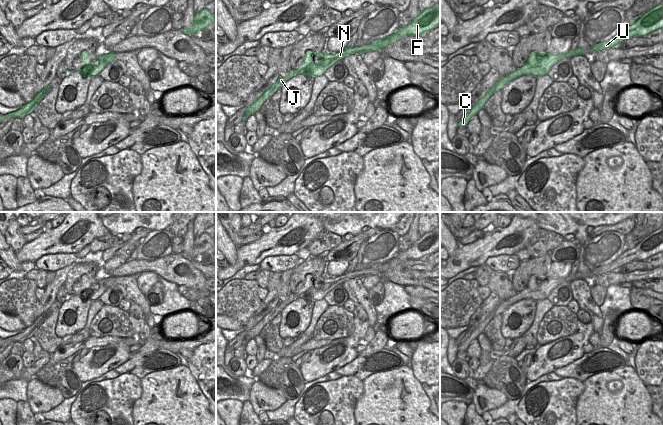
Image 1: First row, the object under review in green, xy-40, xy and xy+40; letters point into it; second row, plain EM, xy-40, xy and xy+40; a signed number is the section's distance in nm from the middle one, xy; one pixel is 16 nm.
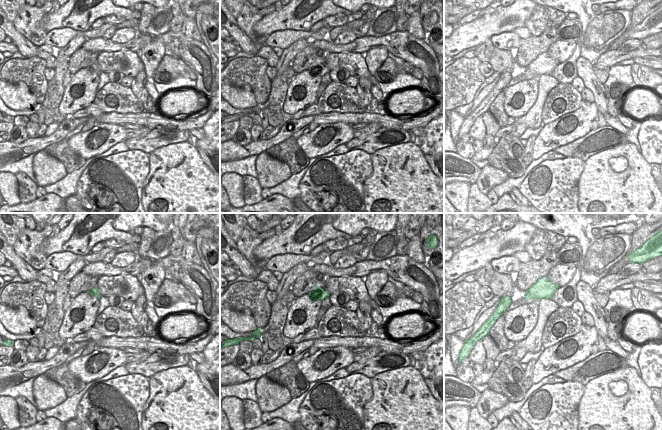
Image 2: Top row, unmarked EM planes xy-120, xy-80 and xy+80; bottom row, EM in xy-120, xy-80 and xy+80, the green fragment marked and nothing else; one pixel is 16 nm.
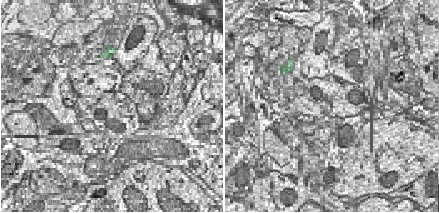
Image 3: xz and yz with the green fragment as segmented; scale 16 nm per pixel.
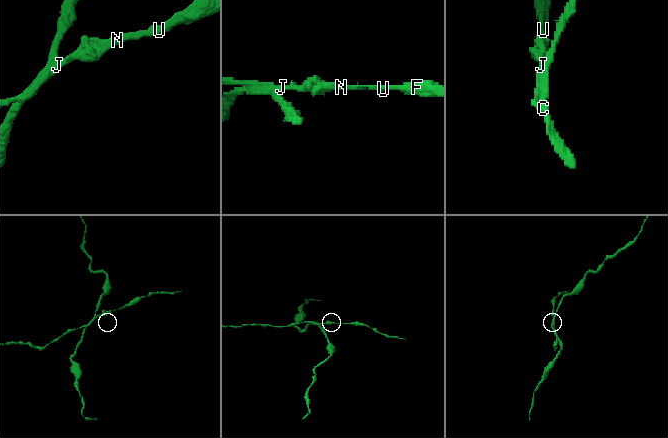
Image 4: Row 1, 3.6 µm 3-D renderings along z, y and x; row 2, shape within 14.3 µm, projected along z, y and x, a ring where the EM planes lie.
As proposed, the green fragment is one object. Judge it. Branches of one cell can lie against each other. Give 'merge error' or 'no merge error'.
merge error

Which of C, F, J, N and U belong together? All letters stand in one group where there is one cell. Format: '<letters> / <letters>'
C / F J N U

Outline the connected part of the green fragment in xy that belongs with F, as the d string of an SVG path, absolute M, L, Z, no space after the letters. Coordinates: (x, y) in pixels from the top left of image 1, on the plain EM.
M440 227L434 231L425 233L407 250L398 252L398 254L387 261L385 264L375 264L371 269L363 269L360 271L345 272L343 275L335 278L313 277L307 274L305 277L304 288L298 294L291 294L286 301L279 301L267 316L258 324L250 329L245 335L244 341L254 339L260 334L262 328L270 322L277 314L291 302L302 298L308 301L319 301L324 299L326 294L337 285L343 284L345 281L354 278L363 279L368 275L382 275L382 273L403 261L424 259L430 254L440 249Z

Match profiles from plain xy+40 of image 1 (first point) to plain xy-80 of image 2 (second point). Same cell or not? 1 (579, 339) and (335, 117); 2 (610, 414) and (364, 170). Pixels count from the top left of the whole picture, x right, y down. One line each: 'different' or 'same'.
1: different
2: different

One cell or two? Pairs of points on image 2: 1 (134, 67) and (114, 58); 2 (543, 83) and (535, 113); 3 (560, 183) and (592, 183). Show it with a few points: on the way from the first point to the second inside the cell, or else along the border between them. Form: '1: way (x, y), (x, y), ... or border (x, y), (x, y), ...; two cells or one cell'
1: way (129, 63), (119, 61); one cell
2: way (543, 90), (538, 106); one cell
3: border (585, 162), (578, 180), (577, 202); two cells

